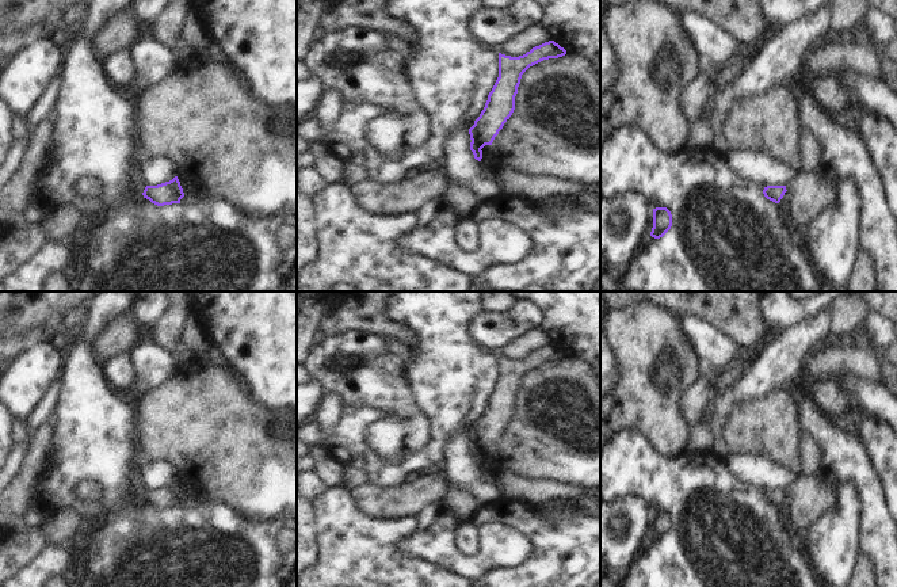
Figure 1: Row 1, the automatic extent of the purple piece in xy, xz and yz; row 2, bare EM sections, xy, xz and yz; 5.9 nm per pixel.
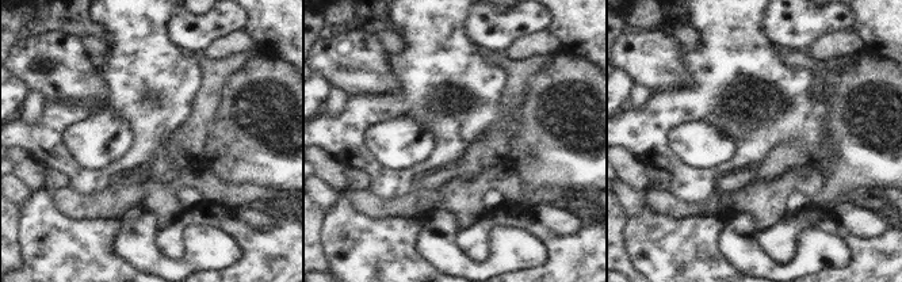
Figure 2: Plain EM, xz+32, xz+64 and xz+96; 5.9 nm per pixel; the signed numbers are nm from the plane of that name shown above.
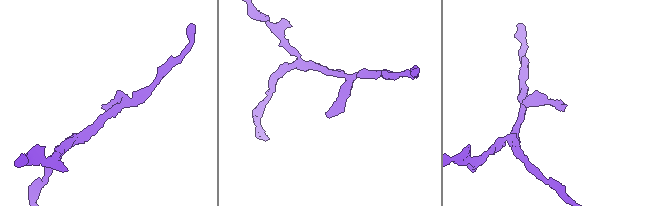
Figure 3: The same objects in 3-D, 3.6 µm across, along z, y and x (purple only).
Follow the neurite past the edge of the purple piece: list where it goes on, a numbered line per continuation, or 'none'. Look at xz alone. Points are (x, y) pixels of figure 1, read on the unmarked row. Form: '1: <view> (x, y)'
none.

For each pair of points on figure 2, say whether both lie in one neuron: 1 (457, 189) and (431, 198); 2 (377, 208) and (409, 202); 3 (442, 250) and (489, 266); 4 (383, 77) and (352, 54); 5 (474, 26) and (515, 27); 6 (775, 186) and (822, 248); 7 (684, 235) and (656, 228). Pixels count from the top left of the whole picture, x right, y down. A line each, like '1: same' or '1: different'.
1: different
2: same
3: same
4: same
5: same
6: different
7: same

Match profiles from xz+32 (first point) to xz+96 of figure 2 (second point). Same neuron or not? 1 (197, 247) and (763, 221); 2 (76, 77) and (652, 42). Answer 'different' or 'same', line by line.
1: different
2: same

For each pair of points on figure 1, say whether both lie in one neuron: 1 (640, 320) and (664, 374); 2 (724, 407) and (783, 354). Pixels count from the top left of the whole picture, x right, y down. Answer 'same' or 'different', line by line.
1: same
2: same

